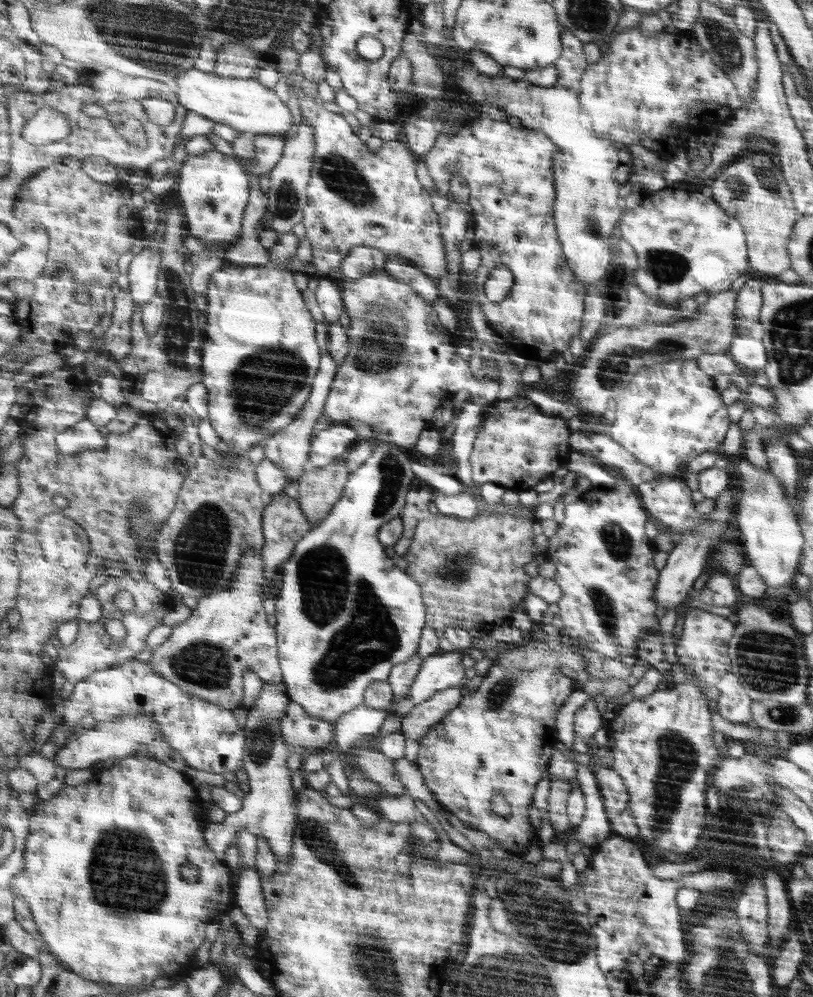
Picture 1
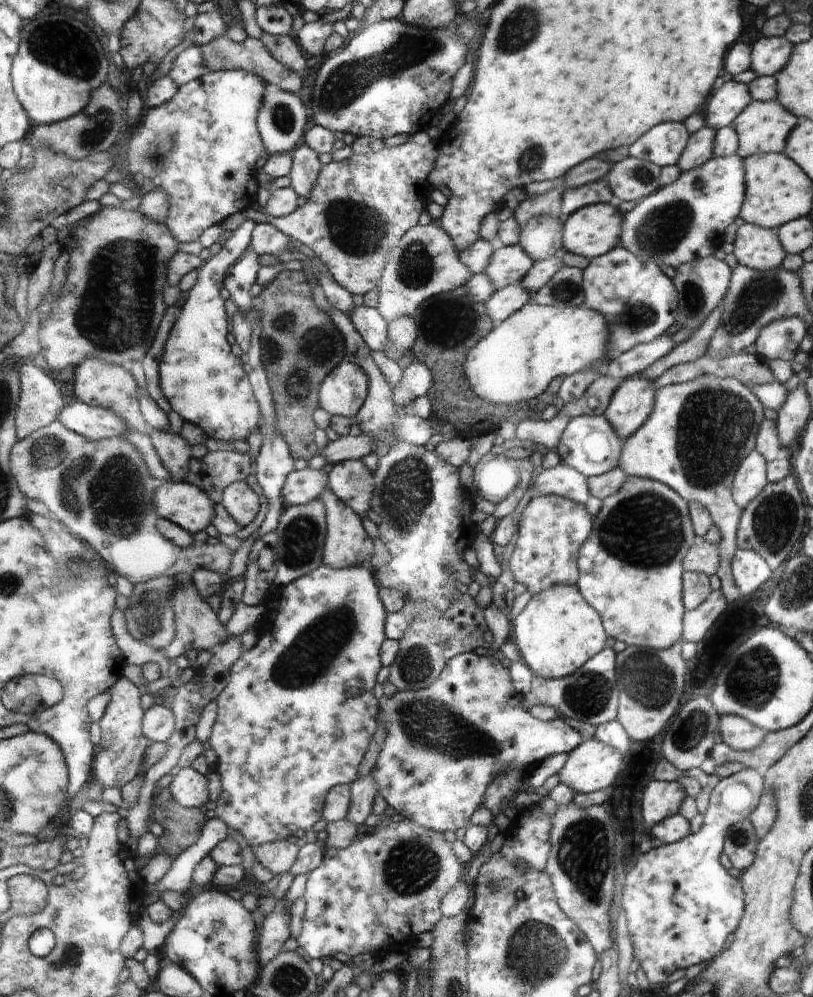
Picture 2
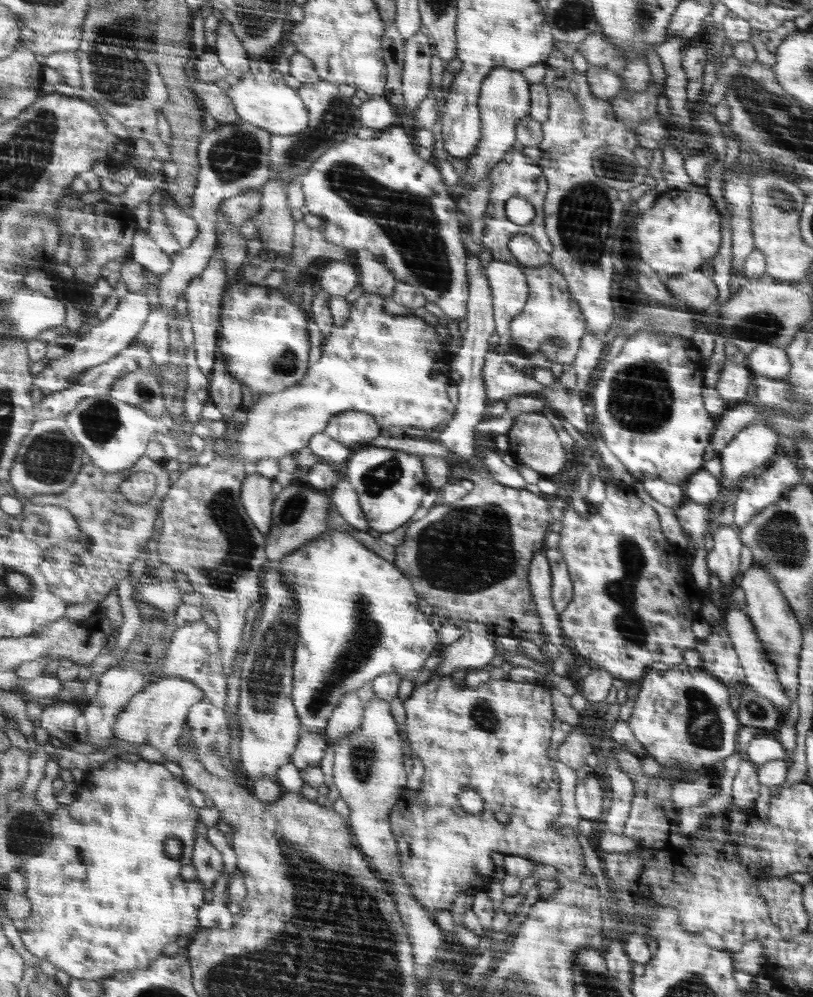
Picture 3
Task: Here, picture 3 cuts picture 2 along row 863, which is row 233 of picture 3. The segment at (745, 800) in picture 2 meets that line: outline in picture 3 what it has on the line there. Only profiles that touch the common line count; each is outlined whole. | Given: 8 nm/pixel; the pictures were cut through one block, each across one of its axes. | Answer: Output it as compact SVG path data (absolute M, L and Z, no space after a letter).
M668 189L657 197L649 210L639 210L634 225L636 225L636 240L642 262L654 269L663 281L702 268L706 261L714 260L714 255L720 246L720 220L714 210L714 202L710 200L710 196L696 190Z

